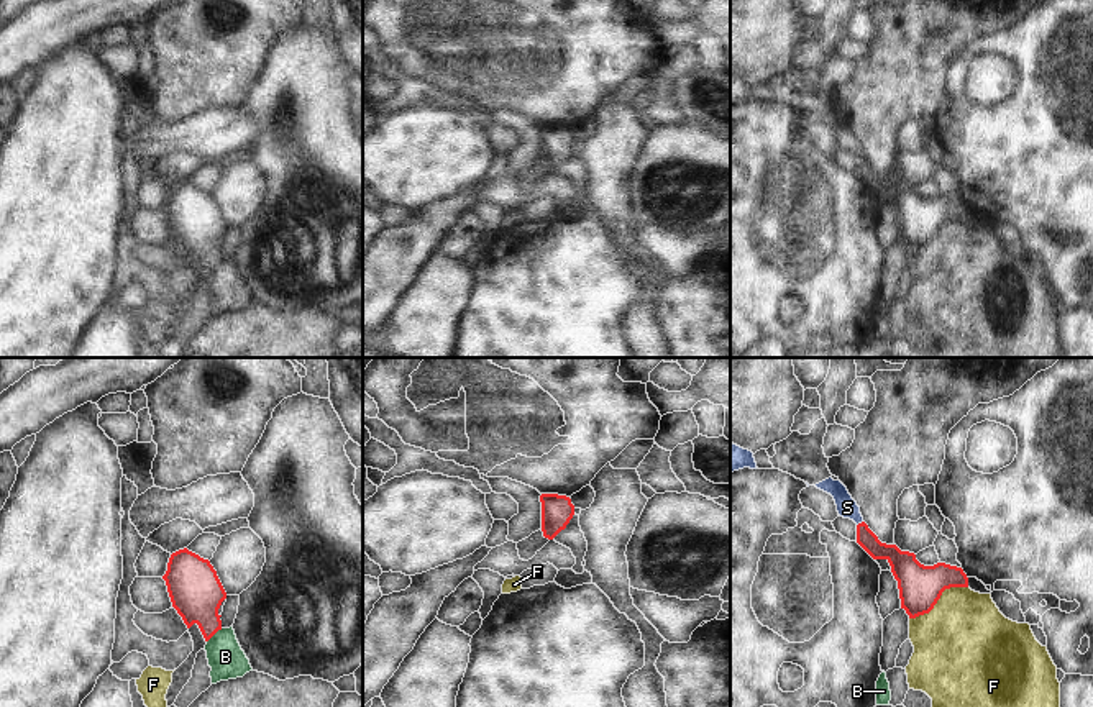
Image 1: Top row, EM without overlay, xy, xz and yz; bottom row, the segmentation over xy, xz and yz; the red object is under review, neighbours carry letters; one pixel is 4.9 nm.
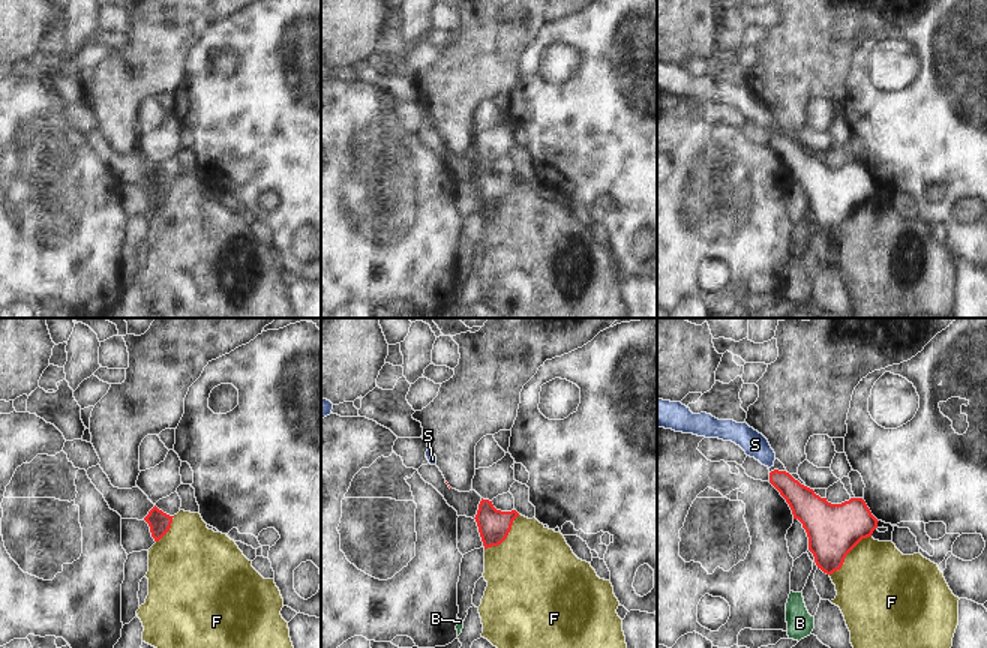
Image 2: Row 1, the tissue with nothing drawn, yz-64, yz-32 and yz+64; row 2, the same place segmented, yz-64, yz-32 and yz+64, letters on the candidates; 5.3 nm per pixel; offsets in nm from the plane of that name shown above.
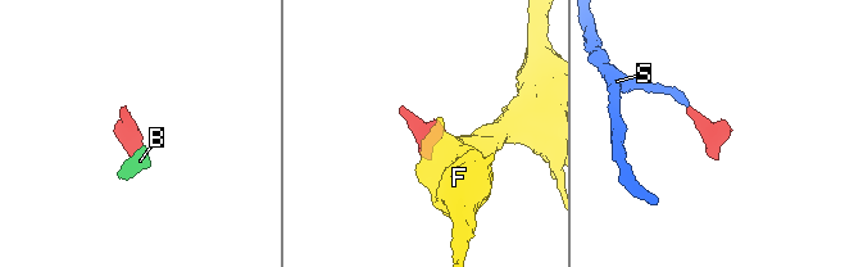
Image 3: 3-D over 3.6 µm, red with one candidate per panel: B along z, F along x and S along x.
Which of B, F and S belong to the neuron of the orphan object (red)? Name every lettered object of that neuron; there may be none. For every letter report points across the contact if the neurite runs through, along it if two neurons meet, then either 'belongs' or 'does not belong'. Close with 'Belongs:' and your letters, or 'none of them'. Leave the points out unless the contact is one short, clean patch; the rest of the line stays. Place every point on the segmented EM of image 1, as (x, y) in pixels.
B: border along xy (222, 629), (207, 642); does not belong
F: does not belong
S: runs through yz (896, 558), (882, 551), (859, 524), (847, 507); belongs
Belongs: S

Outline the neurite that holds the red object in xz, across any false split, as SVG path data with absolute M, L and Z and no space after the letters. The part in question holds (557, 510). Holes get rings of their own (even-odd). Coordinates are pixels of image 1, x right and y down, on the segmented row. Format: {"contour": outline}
{"contour": "M542 494L540 502L543 536L553 540L573 518L574 505L569 497L558 494Z"}

